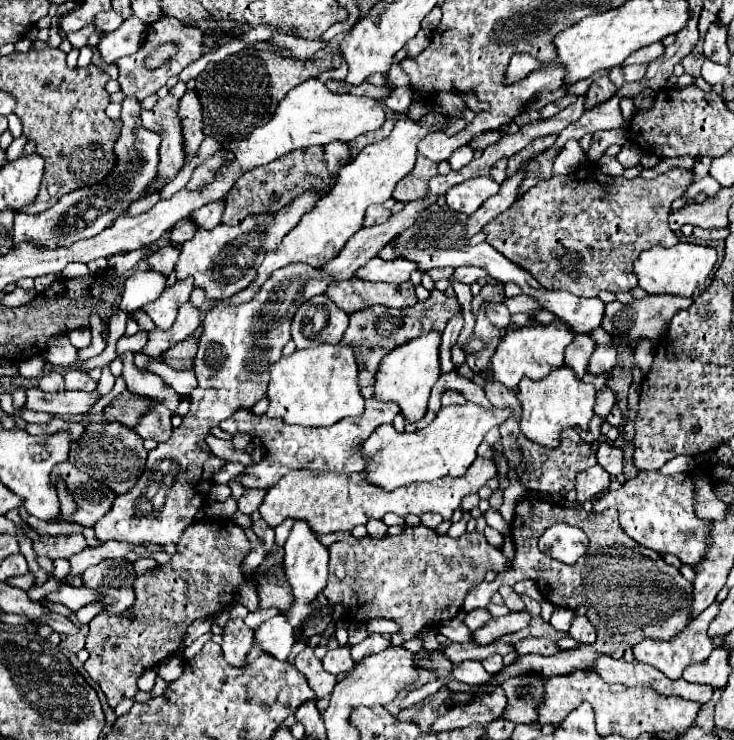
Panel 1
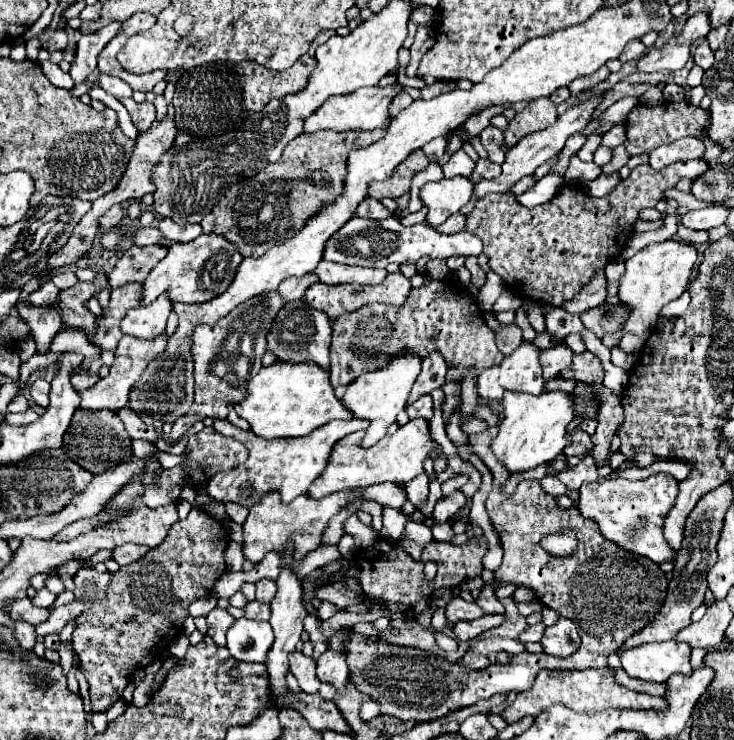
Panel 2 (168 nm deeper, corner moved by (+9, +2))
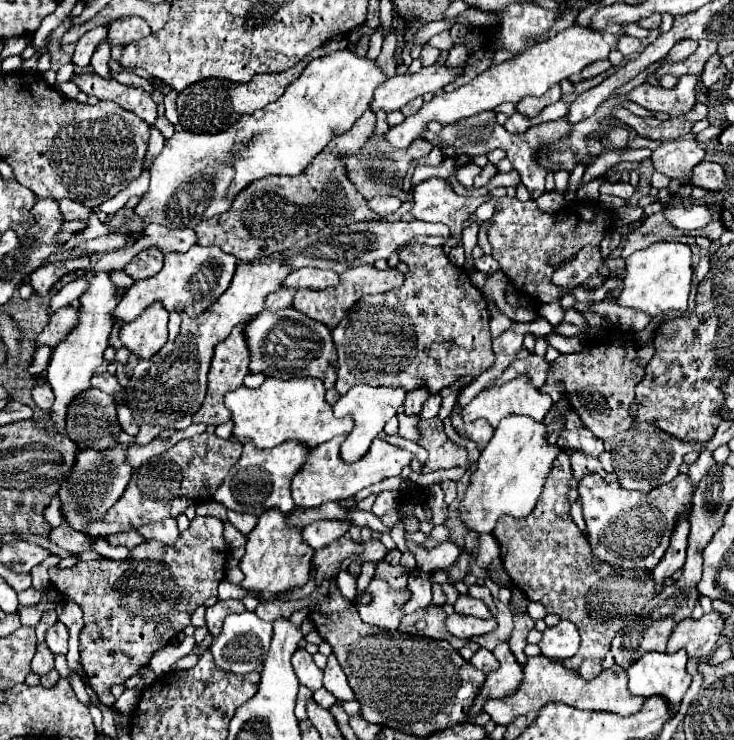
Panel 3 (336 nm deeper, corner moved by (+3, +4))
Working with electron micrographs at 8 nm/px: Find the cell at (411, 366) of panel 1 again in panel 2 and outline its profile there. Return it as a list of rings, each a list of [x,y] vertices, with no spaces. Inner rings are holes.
[[[402,350],[396,356],[390,356],[390,360],[382,368],[378,368],[374,372],[360,374],[354,382],[348,384],[348,390],[342,398],[342,402],[350,408],[350,412],[356,418],[370,420],[370,428],[366,430],[366,436],[360,442],[362,446],[372,446],[382,436],[386,436],[388,426],[392,426],[396,422],[396,416],[406,408],[408,394],[420,374],[420,366],[422,366],[420,356],[416,356],[412,350]]]

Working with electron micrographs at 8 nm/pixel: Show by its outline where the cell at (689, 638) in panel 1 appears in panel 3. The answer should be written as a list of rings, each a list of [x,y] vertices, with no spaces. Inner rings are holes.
[[[678,650],[676,654],[644,654],[644,658],[640,658],[640,662],[634,662],[628,668],[628,688],[634,696],[642,696],[642,698],[650,698],[650,696],[660,696],[666,700],[666,704],[670,706],[670,718],[676,716],[678,706],[682,702],[682,696],[686,694],[688,686],[690,686],[690,676],[686,674],[686,650]]]

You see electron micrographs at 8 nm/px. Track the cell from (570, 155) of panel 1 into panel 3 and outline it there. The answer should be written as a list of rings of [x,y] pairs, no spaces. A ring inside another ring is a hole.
[[[430,178],[412,188],[414,208],[410,214],[416,220],[442,222],[450,232],[462,232],[462,224],[472,216],[472,212],[492,197],[506,196],[506,188],[500,187],[482,198],[458,196],[452,192],[450,184],[442,178]]]

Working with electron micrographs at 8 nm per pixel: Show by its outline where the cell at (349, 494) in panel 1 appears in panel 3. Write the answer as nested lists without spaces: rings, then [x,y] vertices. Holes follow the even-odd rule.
[[[266,510],[260,514],[256,528],[248,536],[246,554],[240,562],[240,570],[244,572],[240,586],[254,592],[260,602],[280,600],[282,594],[302,588],[310,578],[310,558],[314,550],[302,542],[300,534],[300,528],[292,528],[284,522],[284,514],[280,514],[280,510]]]

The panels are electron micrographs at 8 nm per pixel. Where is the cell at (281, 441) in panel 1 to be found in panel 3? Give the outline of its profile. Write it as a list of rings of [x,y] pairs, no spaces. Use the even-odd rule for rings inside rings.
[[[286,442],[284,446],[276,446],[272,450],[252,450],[252,446],[244,446],[240,460],[232,466],[226,480],[214,492],[212,500],[234,512],[262,514],[264,510],[278,508],[280,512],[288,514],[294,508],[290,496],[290,480],[292,474],[300,470],[300,464],[304,464],[308,452],[310,450],[304,450],[304,446],[300,446],[298,442]],[[264,470],[268,474],[264,474]]]

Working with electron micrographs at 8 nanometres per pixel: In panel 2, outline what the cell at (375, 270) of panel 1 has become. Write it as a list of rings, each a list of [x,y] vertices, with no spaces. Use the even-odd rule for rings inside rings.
[[[324,260],[318,264],[314,274],[320,278],[320,282],[326,284],[382,284],[386,280],[388,272],[386,270],[376,270],[376,268],[362,268],[362,266],[346,266],[346,264],[336,264]]]

